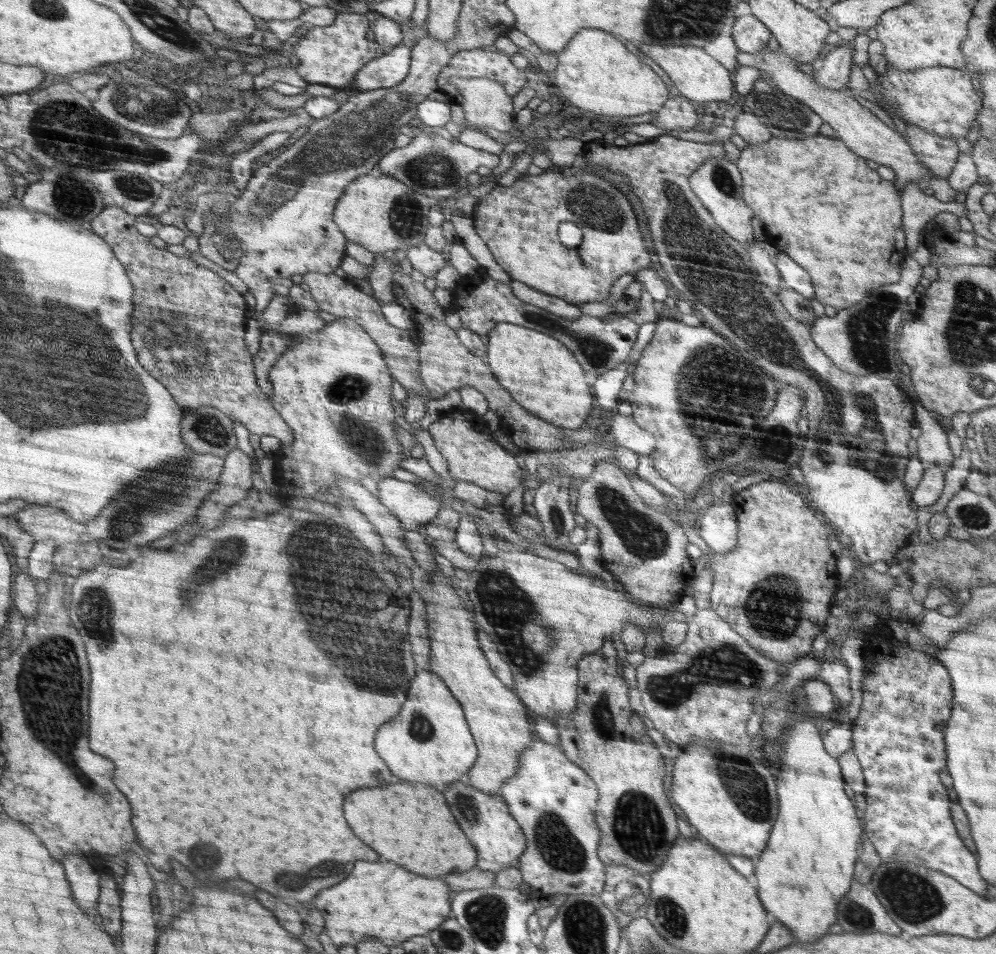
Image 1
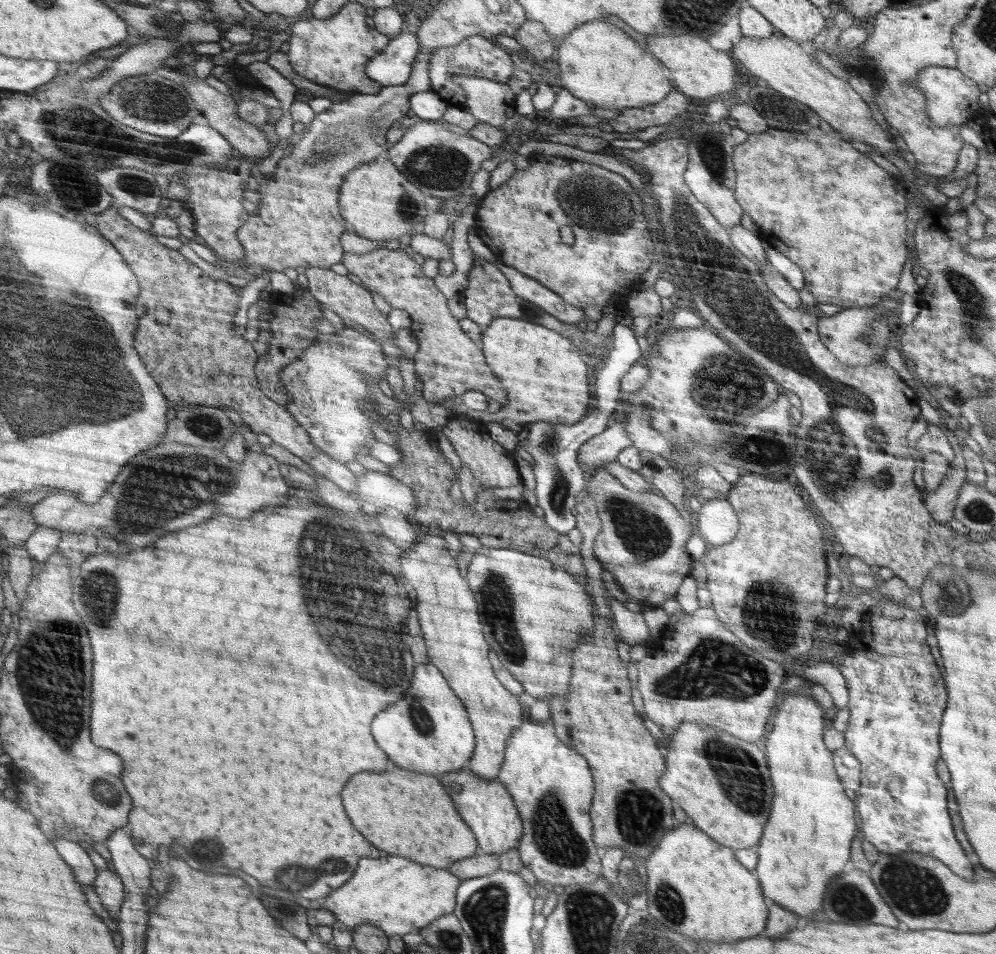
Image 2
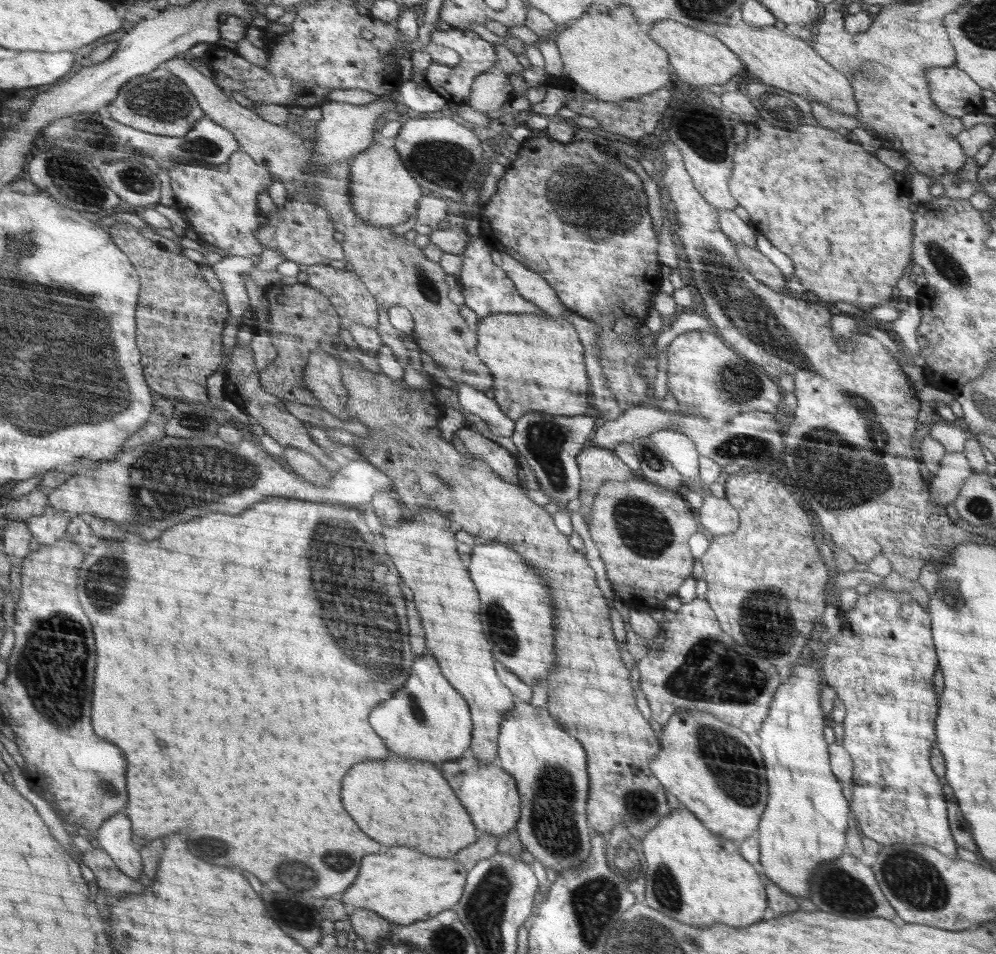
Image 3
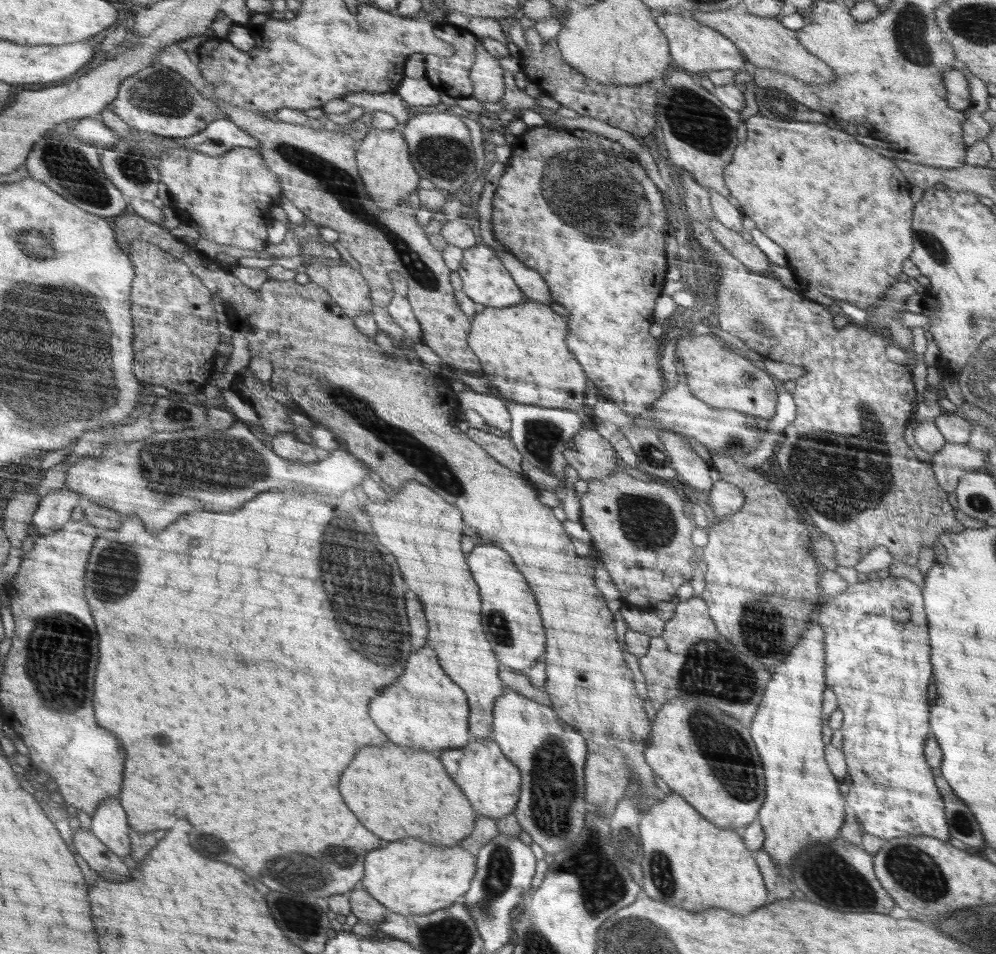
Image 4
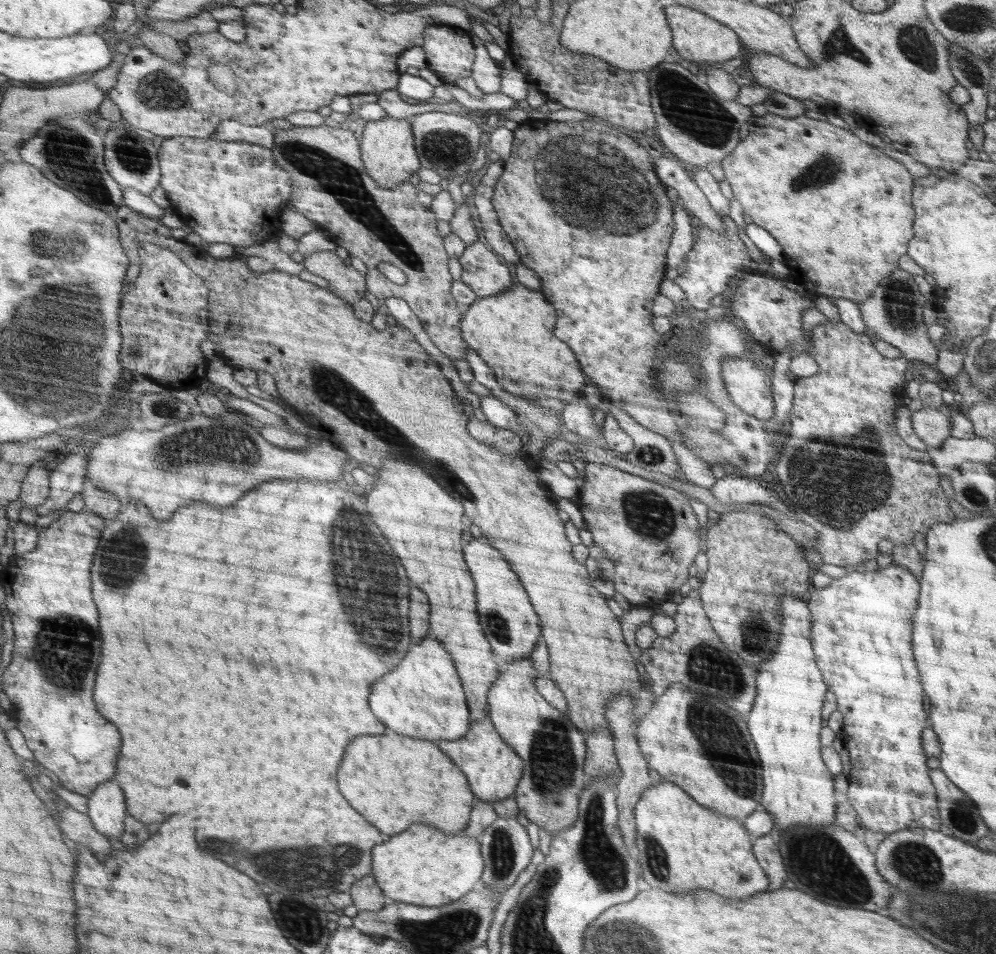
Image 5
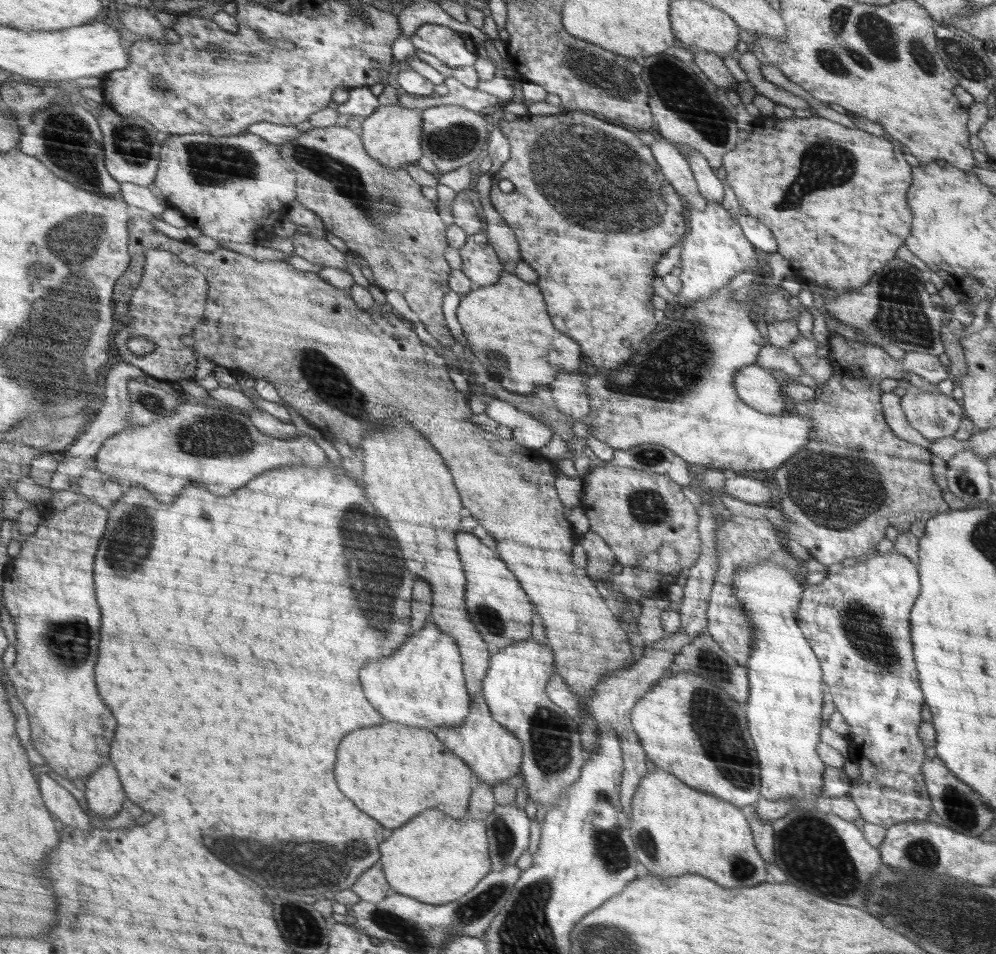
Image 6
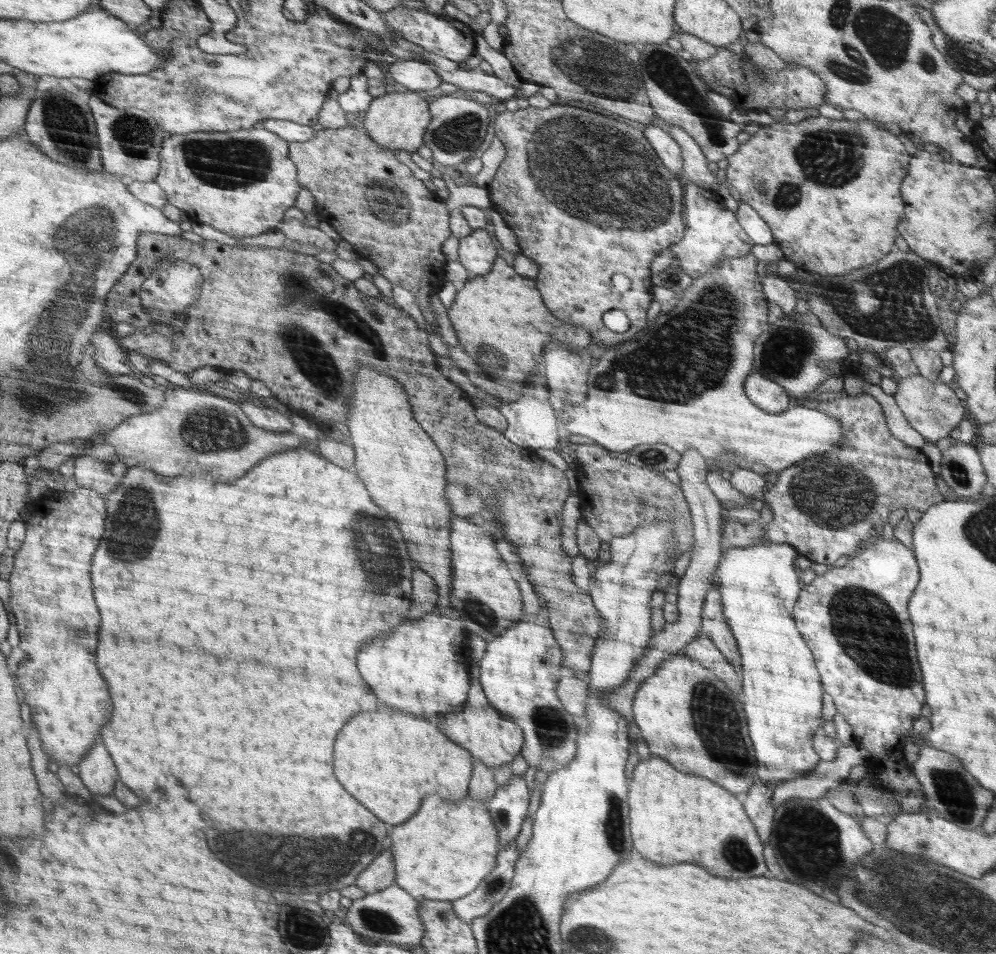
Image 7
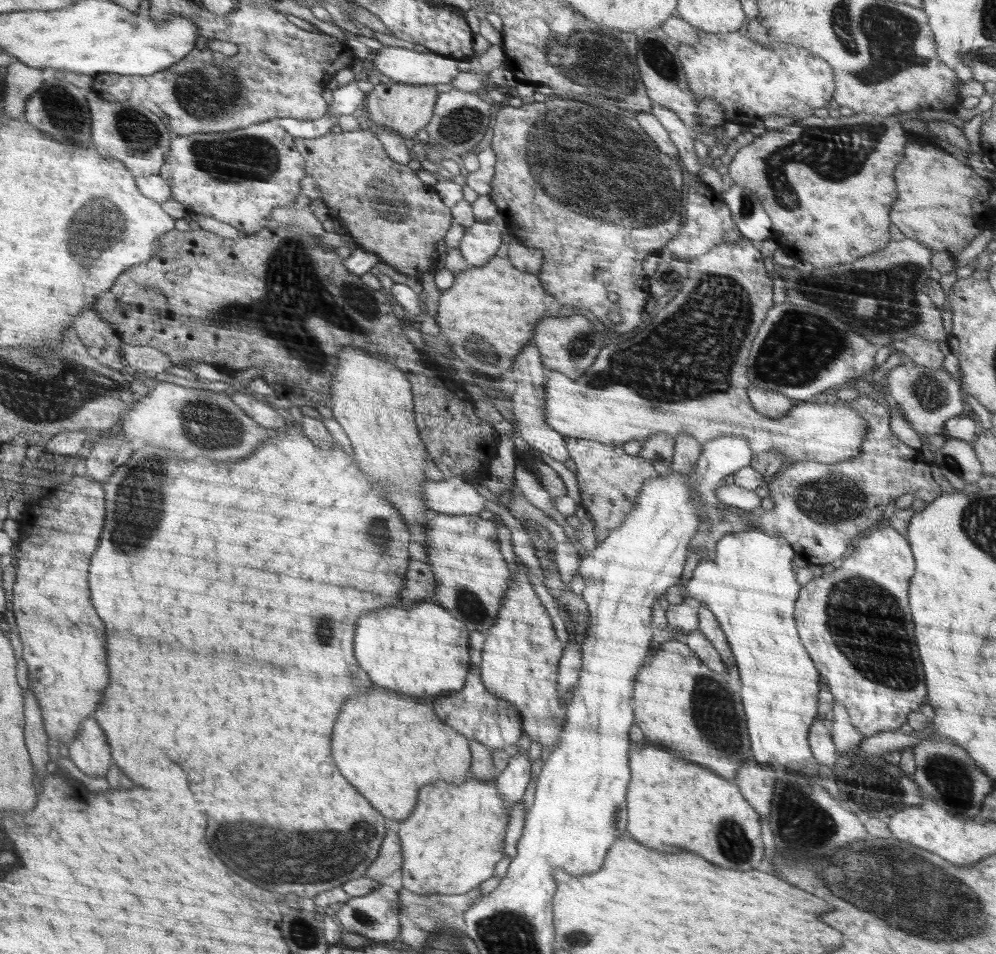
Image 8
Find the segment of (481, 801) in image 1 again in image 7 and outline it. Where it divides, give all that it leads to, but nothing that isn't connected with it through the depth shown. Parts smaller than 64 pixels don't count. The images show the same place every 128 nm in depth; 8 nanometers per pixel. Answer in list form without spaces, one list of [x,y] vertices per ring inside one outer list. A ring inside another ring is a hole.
[[[473,678],[471,692],[460,712],[446,712],[436,716],[434,723],[456,744],[472,753],[473,758],[482,761],[488,768],[498,768],[512,762],[522,751],[522,728],[510,716],[504,716],[486,697],[481,681]]]

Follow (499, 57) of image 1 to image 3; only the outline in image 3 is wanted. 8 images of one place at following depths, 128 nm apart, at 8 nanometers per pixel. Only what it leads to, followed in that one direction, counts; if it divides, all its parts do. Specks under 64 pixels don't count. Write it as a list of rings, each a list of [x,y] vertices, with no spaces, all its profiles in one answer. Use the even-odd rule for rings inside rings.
[[[458,28],[451,29],[450,31],[434,30],[430,40],[434,44],[455,49],[461,56],[461,59],[460,62],[454,66],[448,66],[447,64],[432,60],[425,72],[426,86],[434,92],[440,93],[440,96],[443,96],[447,102],[468,104],[474,79],[484,74],[487,70],[490,70],[491,66],[498,64],[498,57],[491,43],[482,39],[476,32],[470,29],[460,30]]]

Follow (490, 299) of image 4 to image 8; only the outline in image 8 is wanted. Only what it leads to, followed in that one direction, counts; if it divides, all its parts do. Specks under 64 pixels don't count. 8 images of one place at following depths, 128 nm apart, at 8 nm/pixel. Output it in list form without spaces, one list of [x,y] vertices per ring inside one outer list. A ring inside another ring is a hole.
[[[498,213],[494,218],[487,221],[476,220],[470,228],[465,229],[459,249],[462,258],[466,260],[470,267],[484,266],[494,256],[494,252],[502,244],[502,232],[506,230],[506,225],[504,217]]]

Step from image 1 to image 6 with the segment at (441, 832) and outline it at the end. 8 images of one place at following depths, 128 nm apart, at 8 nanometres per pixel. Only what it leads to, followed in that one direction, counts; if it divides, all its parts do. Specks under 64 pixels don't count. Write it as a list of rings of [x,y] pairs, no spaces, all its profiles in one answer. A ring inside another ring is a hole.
[[[384,722],[382,726],[350,732],[344,738],[344,744],[340,744],[340,764],[336,764],[336,780],[340,780],[344,796],[356,800],[356,804],[360,804],[368,816],[376,816],[384,828],[394,830],[428,809],[440,809],[450,817],[462,819],[470,808],[476,776],[474,769],[462,757],[456,756],[430,729]]]

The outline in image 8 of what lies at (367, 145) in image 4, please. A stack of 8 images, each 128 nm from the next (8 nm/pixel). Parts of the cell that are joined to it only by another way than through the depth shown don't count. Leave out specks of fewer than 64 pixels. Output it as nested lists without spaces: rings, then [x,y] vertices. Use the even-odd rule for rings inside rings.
[[[379,83],[366,94],[363,108],[375,128],[383,126],[394,133],[400,133],[409,144],[415,141],[418,131],[430,122],[438,94],[436,84]]]

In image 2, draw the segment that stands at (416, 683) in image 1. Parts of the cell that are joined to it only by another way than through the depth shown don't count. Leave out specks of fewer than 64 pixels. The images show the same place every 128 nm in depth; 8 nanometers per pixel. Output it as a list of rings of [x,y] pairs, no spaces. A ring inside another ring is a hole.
[[[428,662],[426,666],[416,666],[415,676],[406,696],[392,703],[372,722],[372,732],[376,732],[380,748],[392,756],[390,762],[400,768],[434,776],[460,770],[475,750],[475,731],[470,726],[466,707],[436,665]]]

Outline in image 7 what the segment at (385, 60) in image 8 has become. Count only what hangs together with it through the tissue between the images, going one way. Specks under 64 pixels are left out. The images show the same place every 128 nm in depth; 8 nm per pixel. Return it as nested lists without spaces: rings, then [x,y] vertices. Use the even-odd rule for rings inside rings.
[[[420,59],[397,60],[388,64],[388,67],[392,78],[401,89],[431,92],[442,83],[442,79],[431,69],[431,66],[424,64]]]

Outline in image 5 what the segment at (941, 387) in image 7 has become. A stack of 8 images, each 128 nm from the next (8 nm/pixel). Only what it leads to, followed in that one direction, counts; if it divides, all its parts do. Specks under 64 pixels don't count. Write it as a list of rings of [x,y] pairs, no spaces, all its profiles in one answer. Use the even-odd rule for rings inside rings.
[[[927,405],[911,413],[911,423],[914,434],[928,447],[938,448],[946,439],[951,438],[952,417],[948,418],[940,410],[934,410]]]

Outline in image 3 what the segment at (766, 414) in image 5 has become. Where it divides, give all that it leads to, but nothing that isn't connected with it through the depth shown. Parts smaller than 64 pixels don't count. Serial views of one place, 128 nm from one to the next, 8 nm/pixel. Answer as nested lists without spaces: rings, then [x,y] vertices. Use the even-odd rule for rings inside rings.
[[[693,331],[680,334],[666,348],[666,360],[668,360],[668,392],[672,392],[674,400],[684,410],[696,409],[703,418],[708,420],[708,425],[714,428],[722,428],[730,423],[736,415],[748,412],[774,413],[774,410],[782,404],[780,388],[764,374],[764,370],[749,359],[740,358],[734,350],[722,344],[722,338],[716,338],[708,331]]]

